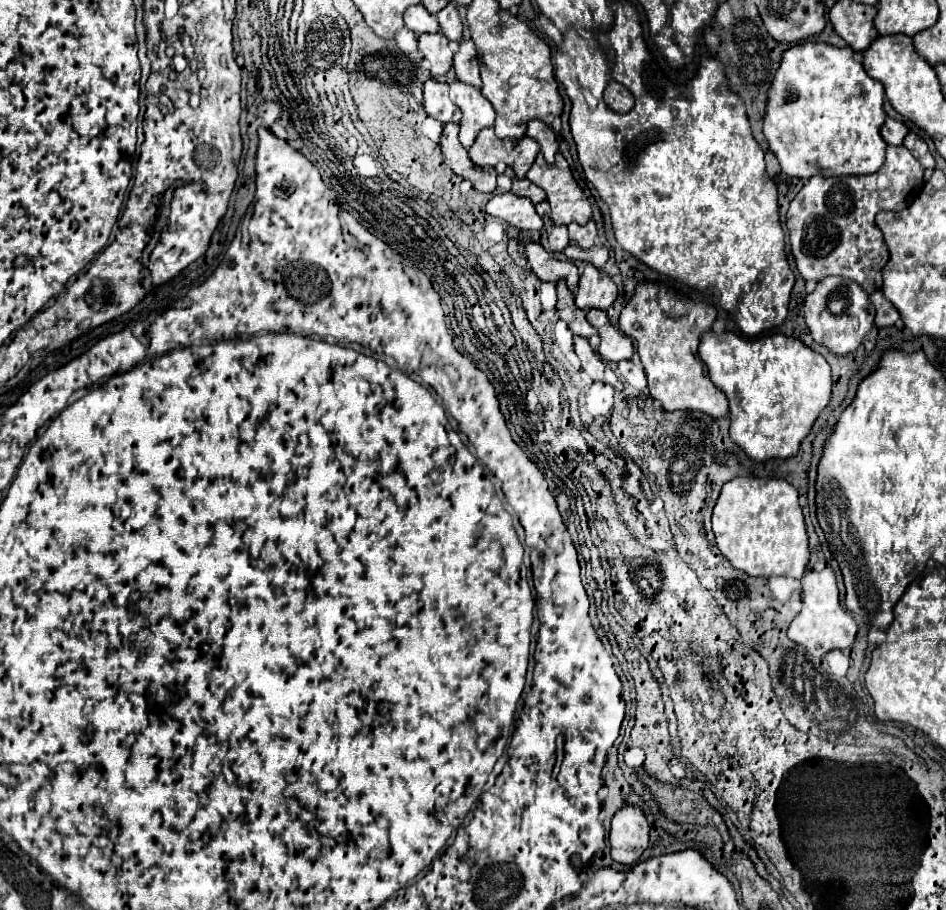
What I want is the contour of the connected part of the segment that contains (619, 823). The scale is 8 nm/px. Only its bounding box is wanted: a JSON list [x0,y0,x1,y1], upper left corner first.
[611,806,649,866]

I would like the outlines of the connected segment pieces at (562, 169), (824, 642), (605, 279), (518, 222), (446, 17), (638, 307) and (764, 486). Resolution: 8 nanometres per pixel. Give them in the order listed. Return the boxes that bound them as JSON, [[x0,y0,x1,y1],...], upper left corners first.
[[527,152,591,224],[787,566,857,658],[575,264,617,310],[487,192,543,230],[437,4,463,42],[619,282,729,420],[713,478,809,578]]

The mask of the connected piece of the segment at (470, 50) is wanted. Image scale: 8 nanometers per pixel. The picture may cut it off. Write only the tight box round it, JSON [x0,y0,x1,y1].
[453,40,481,88]

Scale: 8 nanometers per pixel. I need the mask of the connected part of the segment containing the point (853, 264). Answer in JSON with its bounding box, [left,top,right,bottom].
[787,146,923,294]

